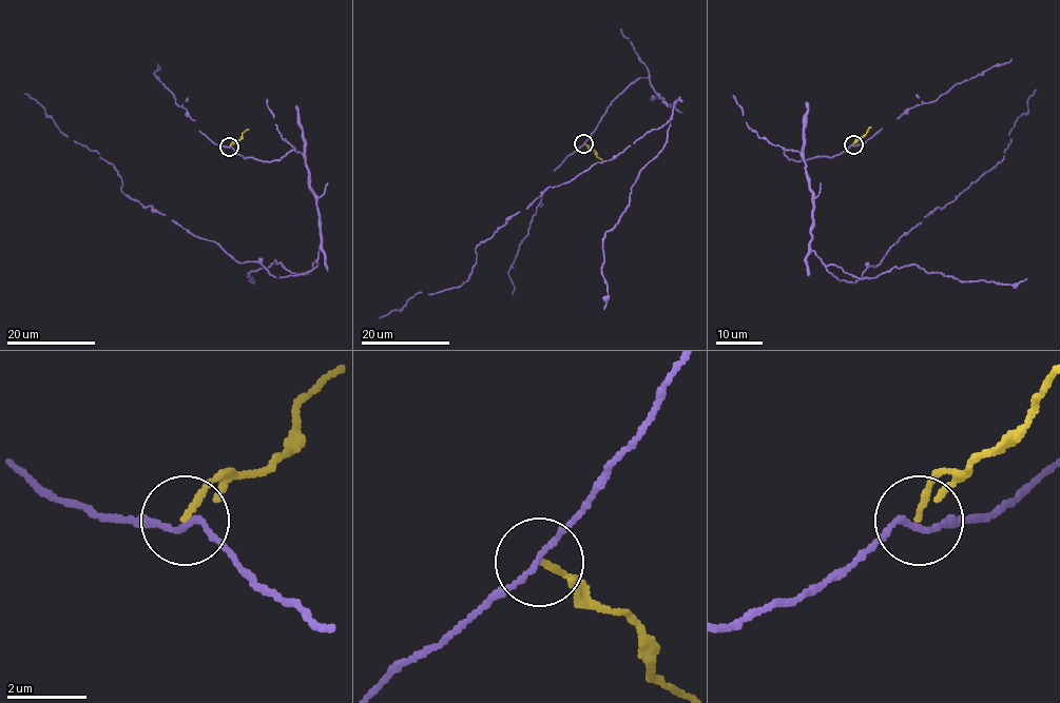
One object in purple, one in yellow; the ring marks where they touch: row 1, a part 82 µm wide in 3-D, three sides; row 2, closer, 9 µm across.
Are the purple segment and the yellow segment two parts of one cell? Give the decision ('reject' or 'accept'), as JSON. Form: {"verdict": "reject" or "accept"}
{"verdict": "reject"}

